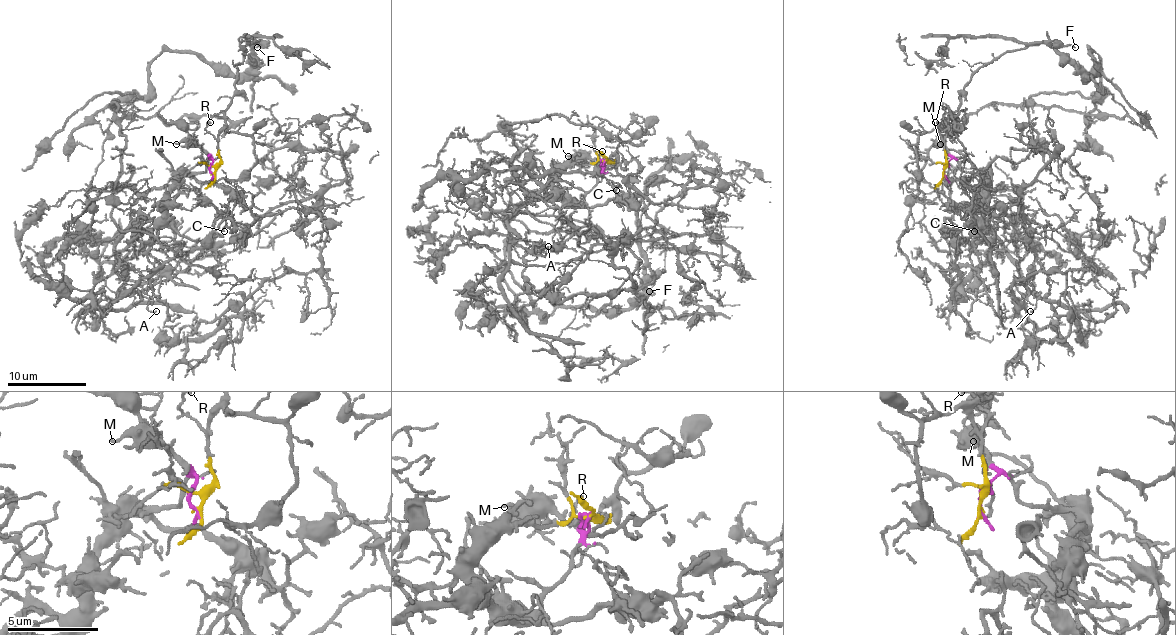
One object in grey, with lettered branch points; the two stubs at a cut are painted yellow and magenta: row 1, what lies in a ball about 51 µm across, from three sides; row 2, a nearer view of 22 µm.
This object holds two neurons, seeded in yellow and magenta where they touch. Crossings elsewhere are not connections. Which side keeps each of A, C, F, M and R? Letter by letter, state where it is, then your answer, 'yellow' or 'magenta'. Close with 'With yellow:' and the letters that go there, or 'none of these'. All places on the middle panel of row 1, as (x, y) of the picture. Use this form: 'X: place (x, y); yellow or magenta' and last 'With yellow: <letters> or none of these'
A: place (548, 246); magenta
C: place (616, 190); magenta
F: place (649, 291); yellow
M: place (568, 156); magenta
R: place (602, 151); yellow
With yellow: F, R

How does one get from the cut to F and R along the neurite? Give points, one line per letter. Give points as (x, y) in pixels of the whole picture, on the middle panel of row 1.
F: (605, 159), (611, 161), (613, 157), (626, 179), (636, 214), (636, 244), (652, 279), (648, 291)
R: (605, 159), (611, 161), (601, 163), (597, 159), (603, 151)

